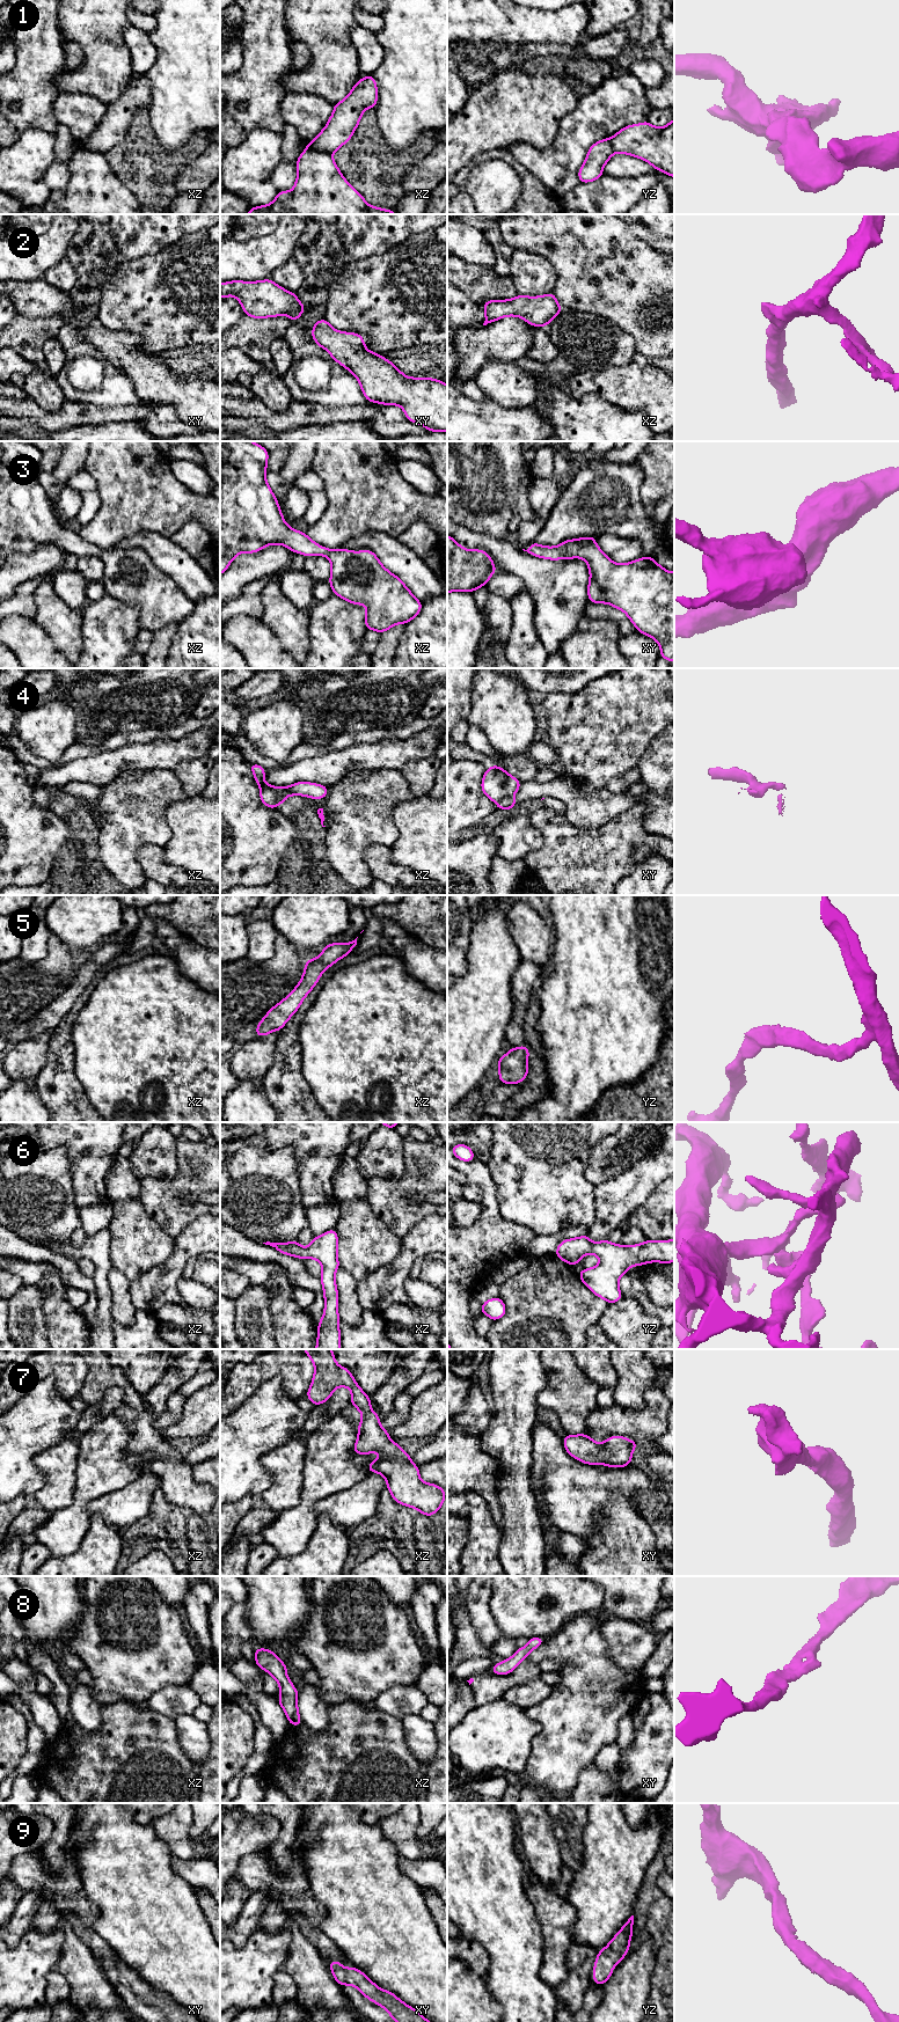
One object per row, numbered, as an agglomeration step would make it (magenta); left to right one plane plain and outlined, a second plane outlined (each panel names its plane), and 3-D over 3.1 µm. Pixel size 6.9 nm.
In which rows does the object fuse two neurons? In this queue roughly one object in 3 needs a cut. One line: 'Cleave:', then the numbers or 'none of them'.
Cleave: 1, 4

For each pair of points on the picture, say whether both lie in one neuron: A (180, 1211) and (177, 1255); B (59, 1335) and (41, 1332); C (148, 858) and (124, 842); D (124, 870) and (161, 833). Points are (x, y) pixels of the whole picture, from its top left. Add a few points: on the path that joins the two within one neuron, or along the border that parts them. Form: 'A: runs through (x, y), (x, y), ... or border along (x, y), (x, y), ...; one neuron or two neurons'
A: border along (198, 1216), (174, 1237); two neurons
B: border along (41, 1306), (44, 1313), (44, 1326), (48, 1336); two neurons
C: border along (161, 845), (138, 850), (144, 877); two neurons
D: runs through (124, 857), (124, 854), (145, 833), (148, 833); one neuron

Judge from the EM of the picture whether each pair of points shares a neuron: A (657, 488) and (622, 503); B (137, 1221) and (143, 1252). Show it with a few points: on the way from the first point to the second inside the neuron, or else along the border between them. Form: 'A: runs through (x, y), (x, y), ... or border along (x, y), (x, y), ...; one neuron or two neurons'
A: border along (641, 469), (640, 499), (651, 520); two neurons
B: runs through (138, 1229), (138, 1244); one neuron

